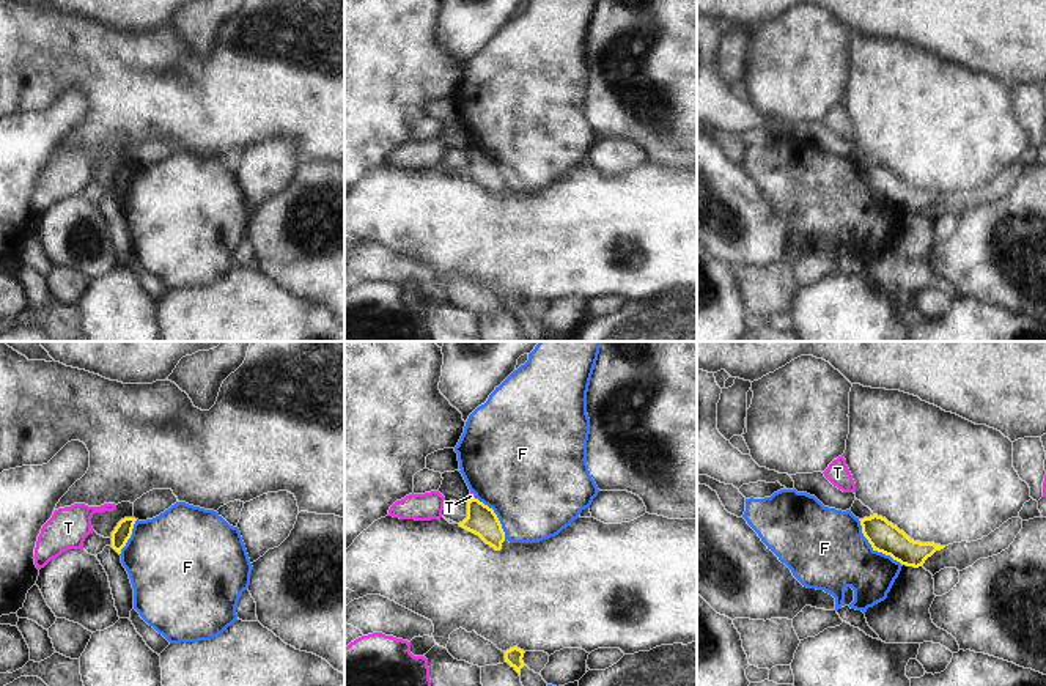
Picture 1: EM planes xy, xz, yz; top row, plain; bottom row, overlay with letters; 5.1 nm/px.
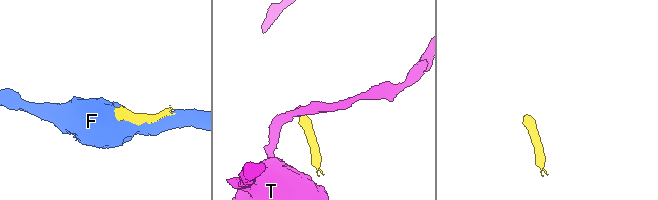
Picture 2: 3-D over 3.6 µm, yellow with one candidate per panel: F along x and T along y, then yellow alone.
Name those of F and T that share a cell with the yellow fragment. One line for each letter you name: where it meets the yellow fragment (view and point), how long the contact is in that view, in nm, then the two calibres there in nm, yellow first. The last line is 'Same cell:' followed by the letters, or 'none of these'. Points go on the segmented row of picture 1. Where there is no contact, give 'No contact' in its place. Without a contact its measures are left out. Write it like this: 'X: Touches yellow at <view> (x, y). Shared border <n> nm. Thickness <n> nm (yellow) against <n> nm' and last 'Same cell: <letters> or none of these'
Same cell: none of these

